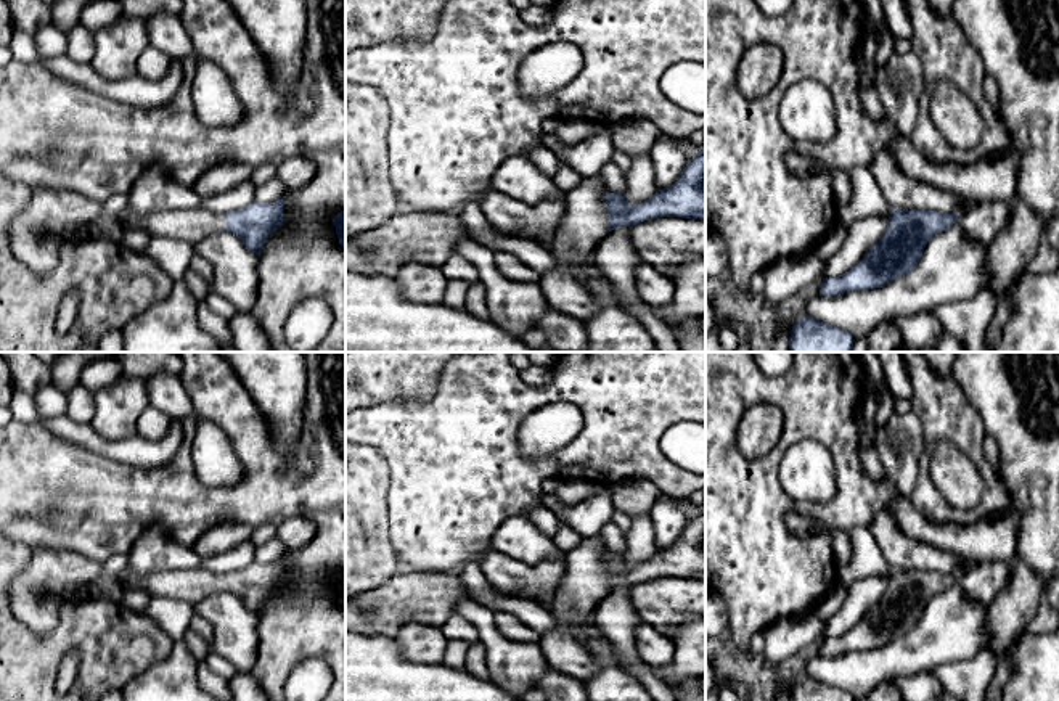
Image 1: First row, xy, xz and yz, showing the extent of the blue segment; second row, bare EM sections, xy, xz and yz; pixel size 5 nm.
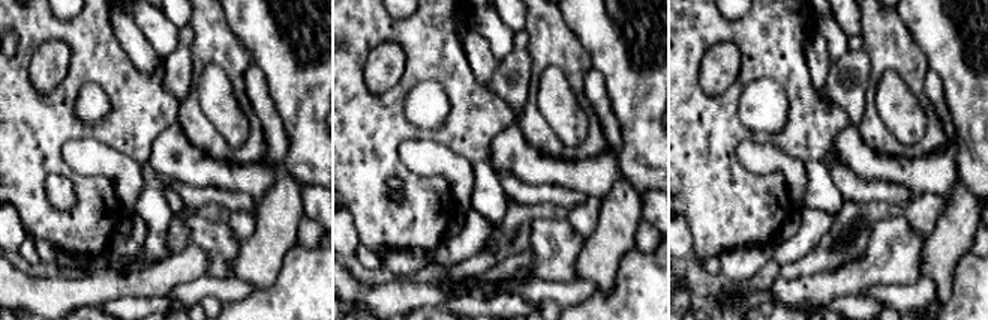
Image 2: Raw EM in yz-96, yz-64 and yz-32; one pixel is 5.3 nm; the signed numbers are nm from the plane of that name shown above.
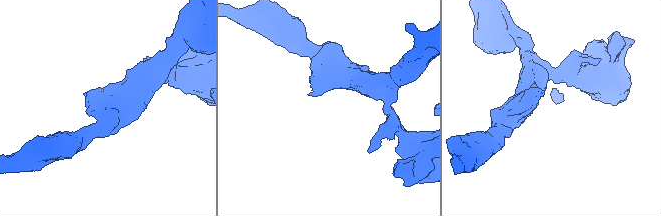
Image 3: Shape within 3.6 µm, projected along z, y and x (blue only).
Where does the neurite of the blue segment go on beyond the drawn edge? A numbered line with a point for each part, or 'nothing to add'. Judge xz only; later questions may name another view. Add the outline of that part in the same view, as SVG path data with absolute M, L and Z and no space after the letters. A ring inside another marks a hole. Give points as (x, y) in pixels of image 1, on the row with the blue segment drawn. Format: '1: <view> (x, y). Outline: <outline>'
nothing to add

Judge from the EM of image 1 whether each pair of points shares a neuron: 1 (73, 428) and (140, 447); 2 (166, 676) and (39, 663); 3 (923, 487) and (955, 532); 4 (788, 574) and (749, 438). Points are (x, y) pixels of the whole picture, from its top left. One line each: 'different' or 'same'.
1: same
2: different
3: different
4: different

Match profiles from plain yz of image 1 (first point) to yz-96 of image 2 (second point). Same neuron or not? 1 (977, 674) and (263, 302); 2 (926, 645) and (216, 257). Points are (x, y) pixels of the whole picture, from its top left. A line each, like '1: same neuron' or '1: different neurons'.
1: different neurons
2: same neuron

